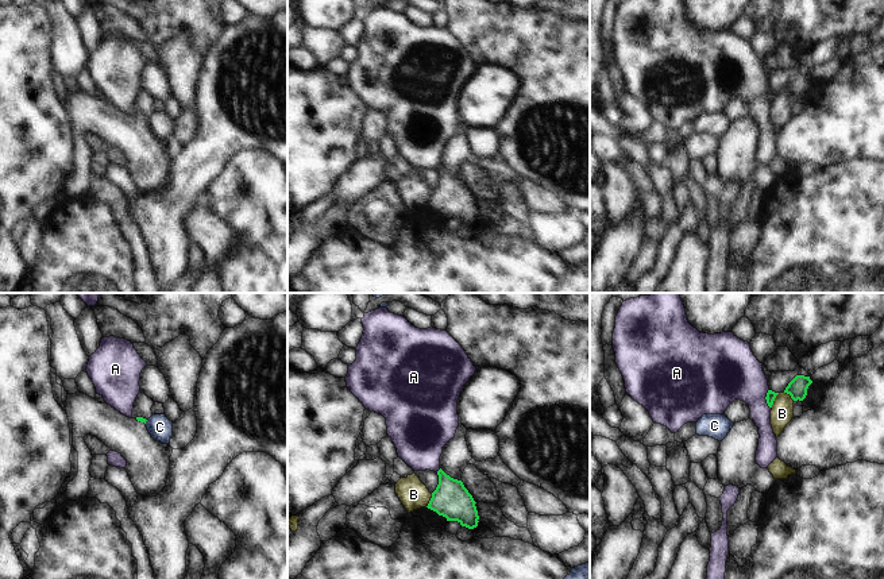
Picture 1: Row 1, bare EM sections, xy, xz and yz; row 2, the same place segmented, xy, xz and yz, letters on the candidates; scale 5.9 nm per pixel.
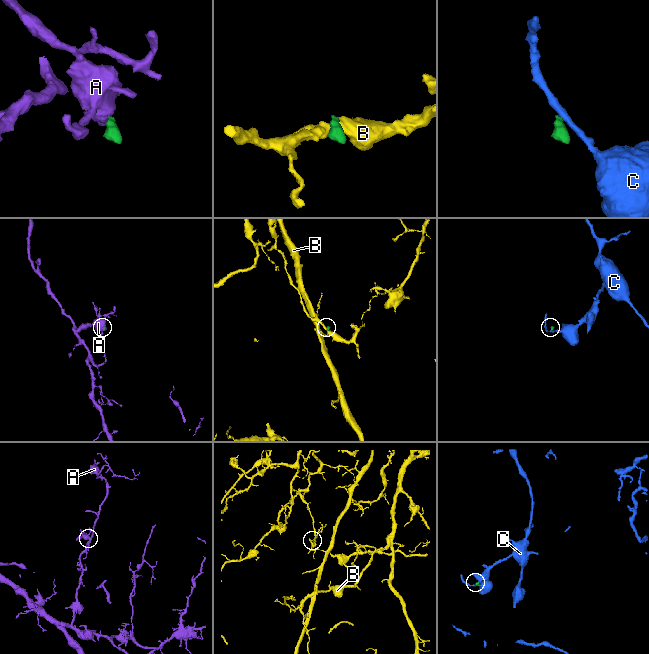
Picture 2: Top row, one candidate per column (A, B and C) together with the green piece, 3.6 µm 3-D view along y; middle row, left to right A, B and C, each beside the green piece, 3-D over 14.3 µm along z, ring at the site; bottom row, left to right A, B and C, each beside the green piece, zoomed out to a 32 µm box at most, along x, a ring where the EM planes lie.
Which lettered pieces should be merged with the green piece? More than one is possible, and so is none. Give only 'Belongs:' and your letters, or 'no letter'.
Belongs: no letter

